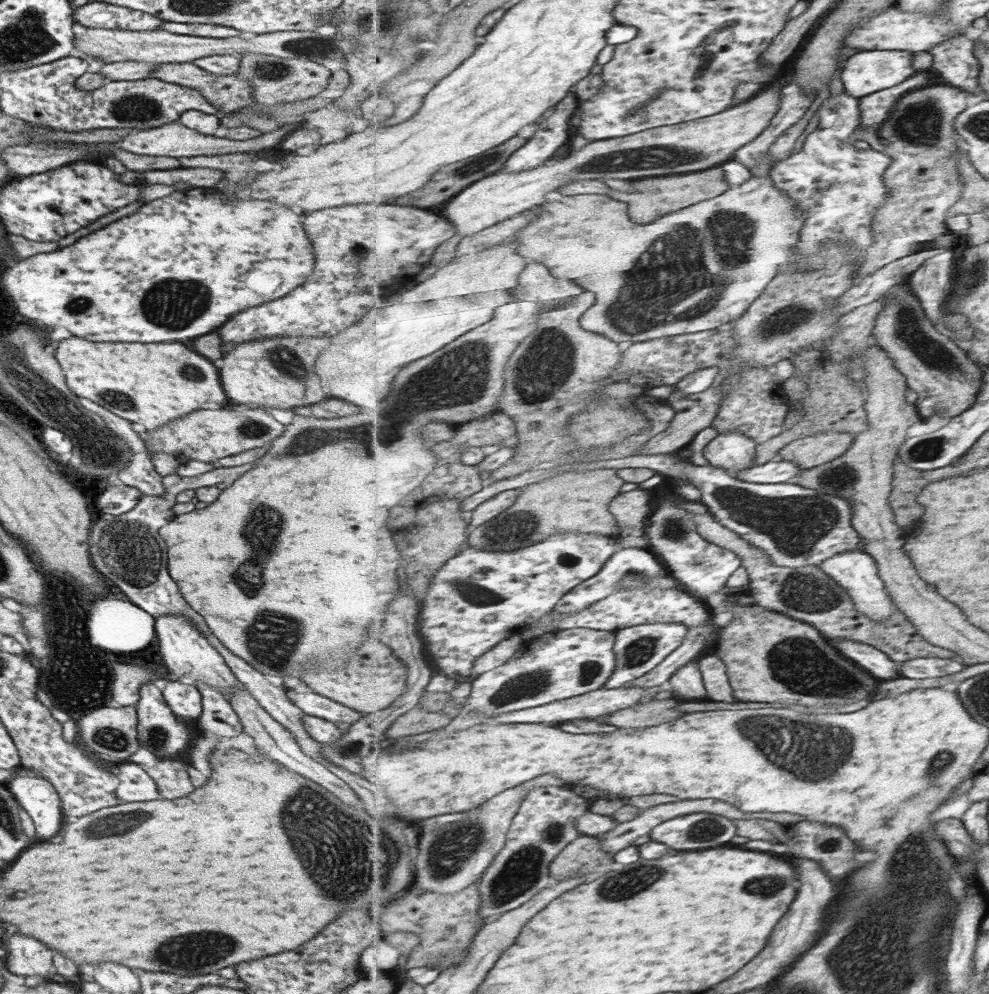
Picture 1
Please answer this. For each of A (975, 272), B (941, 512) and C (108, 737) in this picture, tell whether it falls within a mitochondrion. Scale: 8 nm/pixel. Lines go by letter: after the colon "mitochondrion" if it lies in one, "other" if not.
A: mitochondrion
B: other
C: mitochondrion

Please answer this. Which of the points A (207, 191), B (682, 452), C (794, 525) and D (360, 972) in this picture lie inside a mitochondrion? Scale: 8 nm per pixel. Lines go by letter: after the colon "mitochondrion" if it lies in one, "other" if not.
A: other
B: other
C: mitochondrion
D: other

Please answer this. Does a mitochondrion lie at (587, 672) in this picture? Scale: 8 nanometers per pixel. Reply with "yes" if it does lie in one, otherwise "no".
yes

